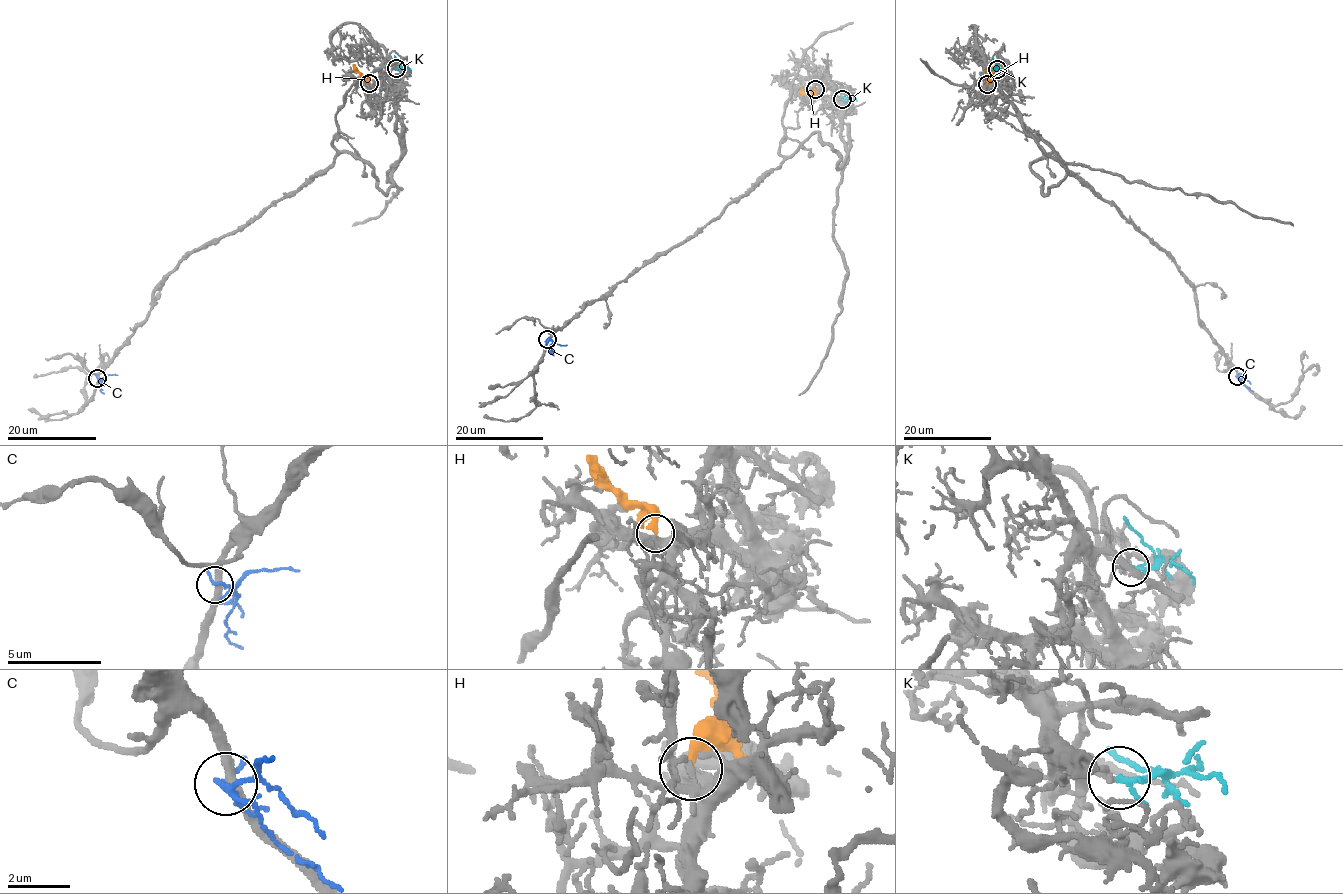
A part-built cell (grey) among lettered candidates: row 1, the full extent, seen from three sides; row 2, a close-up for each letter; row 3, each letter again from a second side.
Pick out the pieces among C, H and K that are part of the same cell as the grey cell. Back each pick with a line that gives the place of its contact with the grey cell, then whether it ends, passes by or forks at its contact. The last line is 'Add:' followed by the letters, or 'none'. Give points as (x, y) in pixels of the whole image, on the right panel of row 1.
K: meets grey at (997, 69); it ends there
Add: K

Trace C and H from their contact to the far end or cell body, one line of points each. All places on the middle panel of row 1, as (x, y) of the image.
C: (547, 338), (552, 342), (550, 352), (553, 355)
H: (815, 89), (808, 93), (799, 91)

